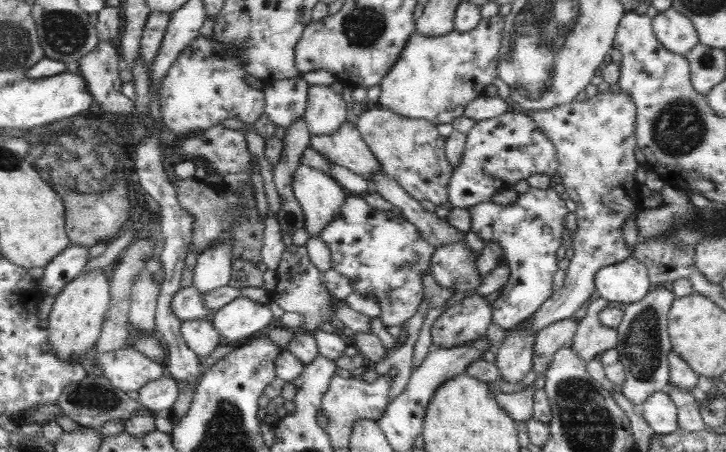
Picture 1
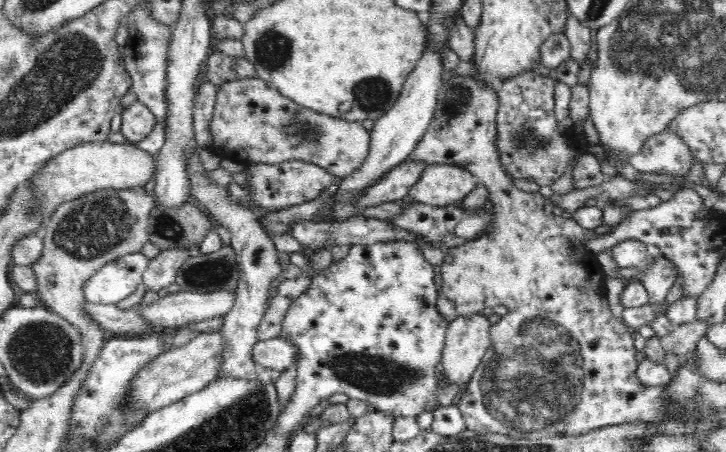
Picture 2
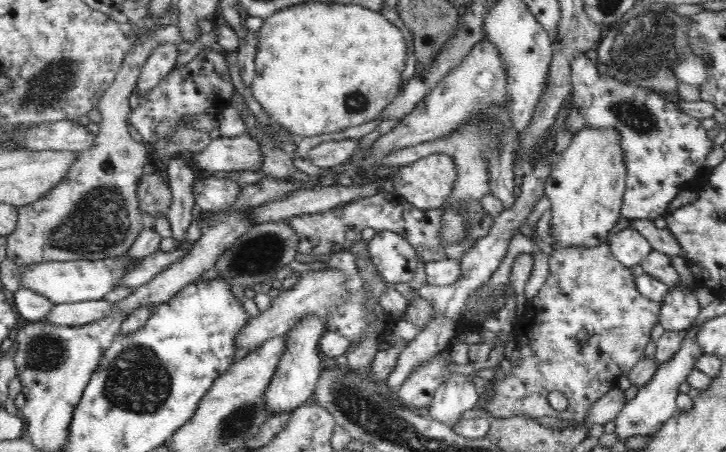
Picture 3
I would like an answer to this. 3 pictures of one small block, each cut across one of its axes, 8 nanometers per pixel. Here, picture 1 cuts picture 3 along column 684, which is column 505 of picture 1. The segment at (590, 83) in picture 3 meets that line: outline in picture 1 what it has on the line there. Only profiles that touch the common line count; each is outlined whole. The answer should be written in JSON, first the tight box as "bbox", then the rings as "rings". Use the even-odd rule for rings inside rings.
{"bbox":[449,107,557,209],"rings":[[[510,107],[508,112],[495,118],[477,121],[467,132],[461,164],[449,183],[449,199],[453,208],[467,209],[485,205],[501,190],[513,188],[518,180],[531,174],[551,177],[557,171],[555,147],[528,117],[527,112]]]}

